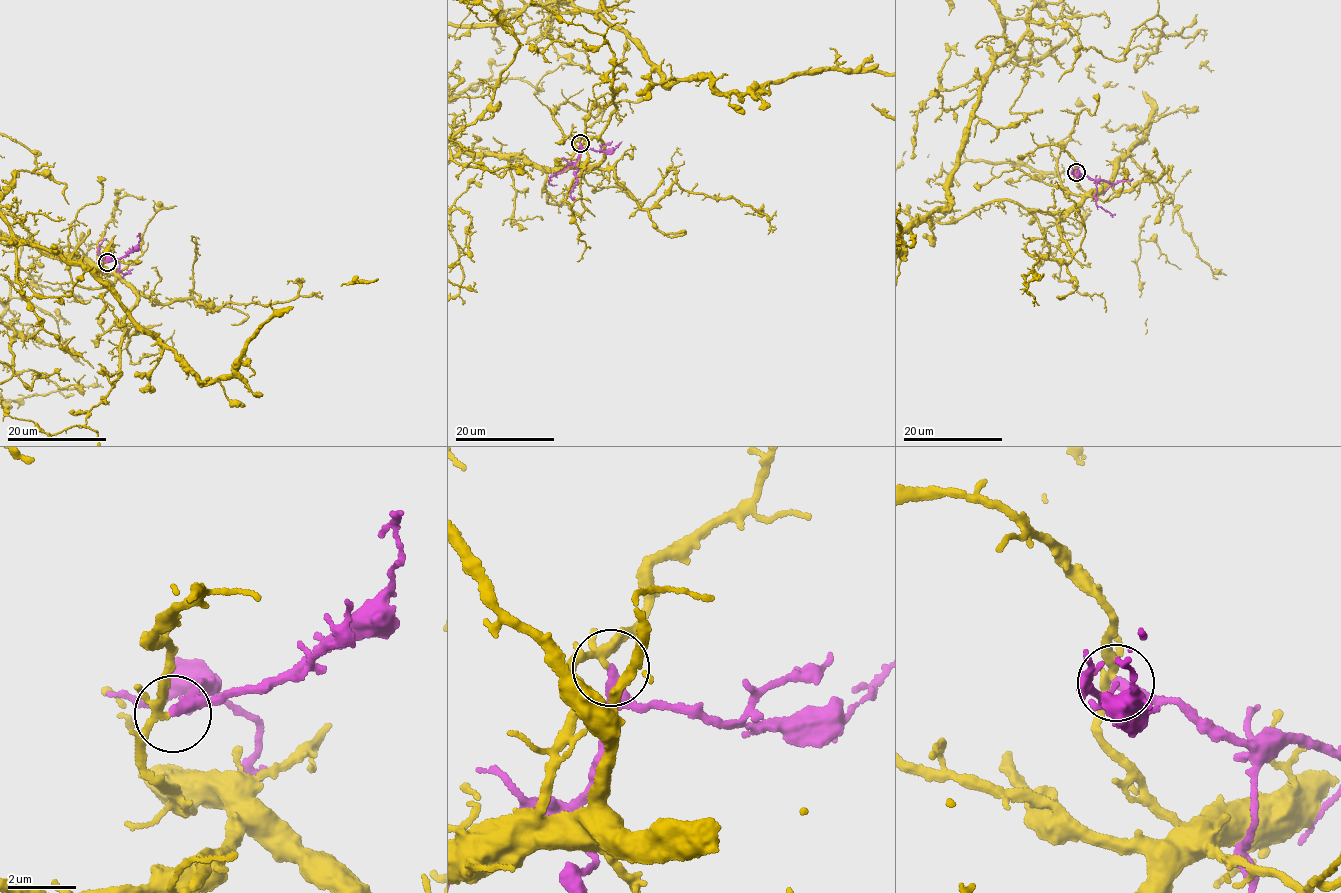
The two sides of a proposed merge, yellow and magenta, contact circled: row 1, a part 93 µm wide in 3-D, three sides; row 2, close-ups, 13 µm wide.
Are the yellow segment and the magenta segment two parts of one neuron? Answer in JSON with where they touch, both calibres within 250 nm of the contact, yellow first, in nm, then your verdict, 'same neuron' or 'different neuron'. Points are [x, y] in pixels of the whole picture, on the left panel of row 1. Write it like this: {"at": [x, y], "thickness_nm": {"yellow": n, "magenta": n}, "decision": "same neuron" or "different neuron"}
{"at": [107, 262], "thickness_nm": {"yellow": 190, "magenta": 360}, "decision": "different neuron"}

